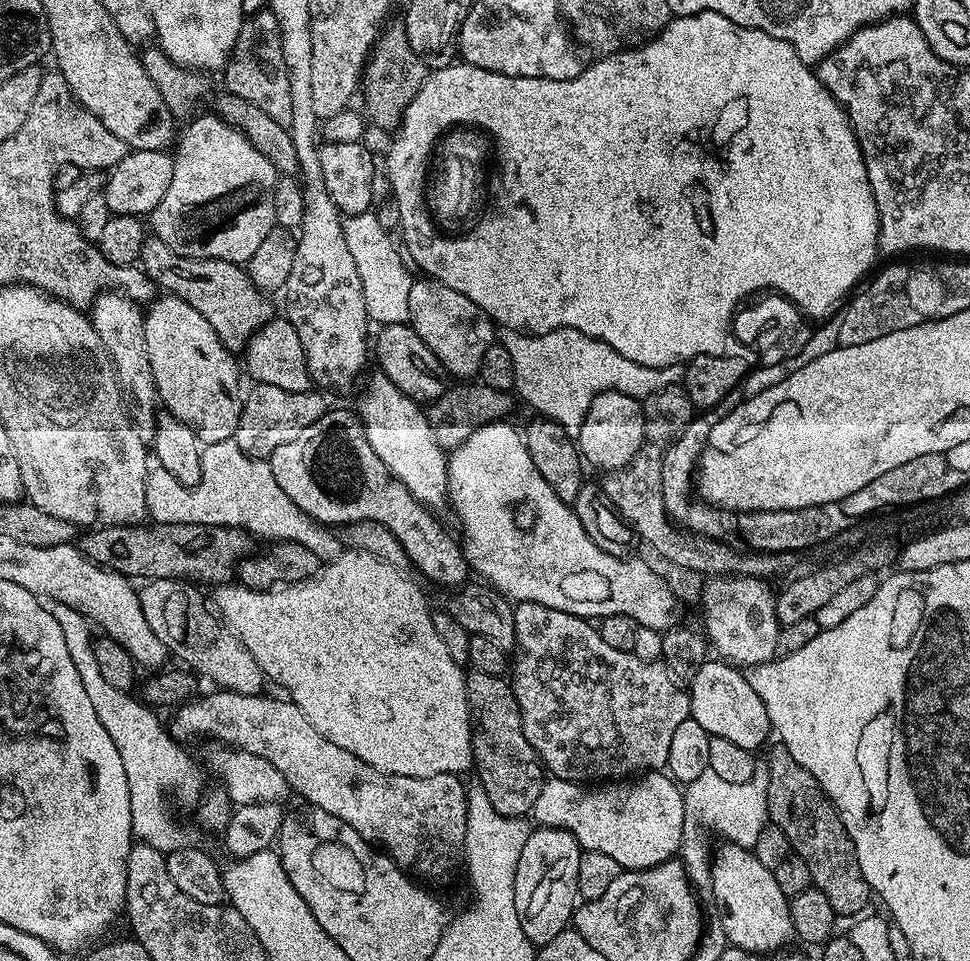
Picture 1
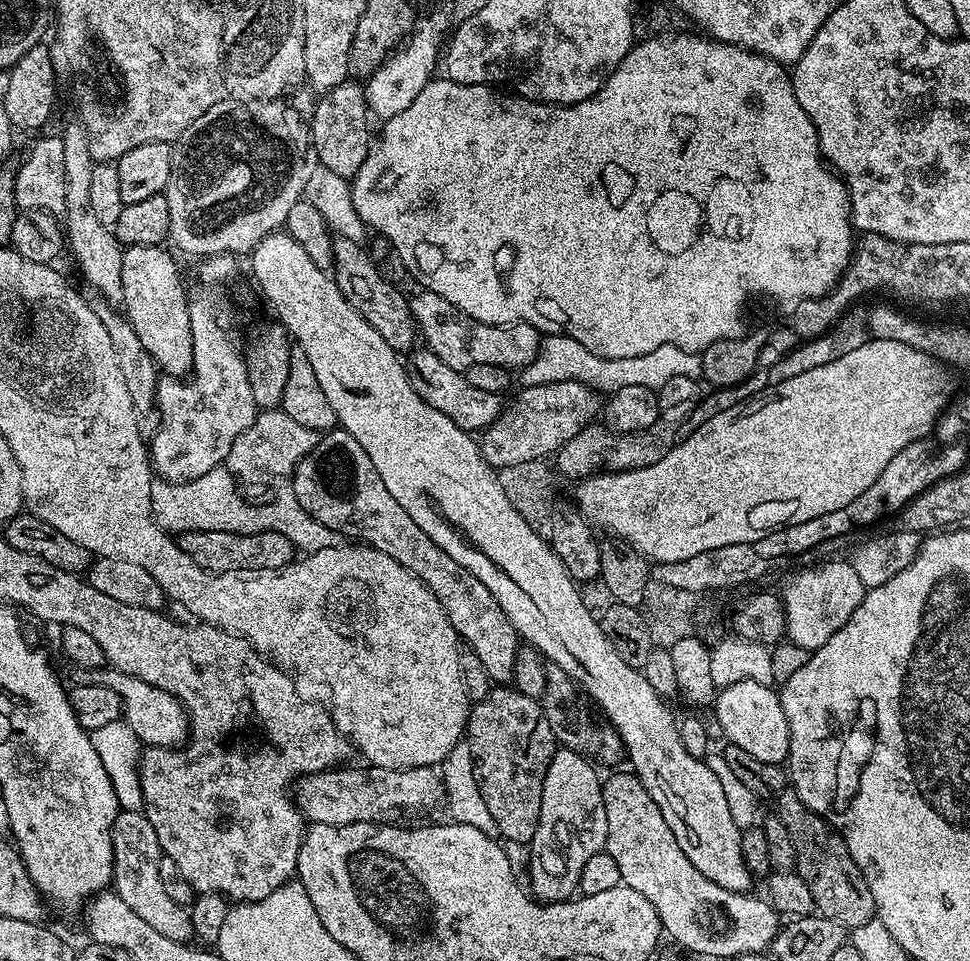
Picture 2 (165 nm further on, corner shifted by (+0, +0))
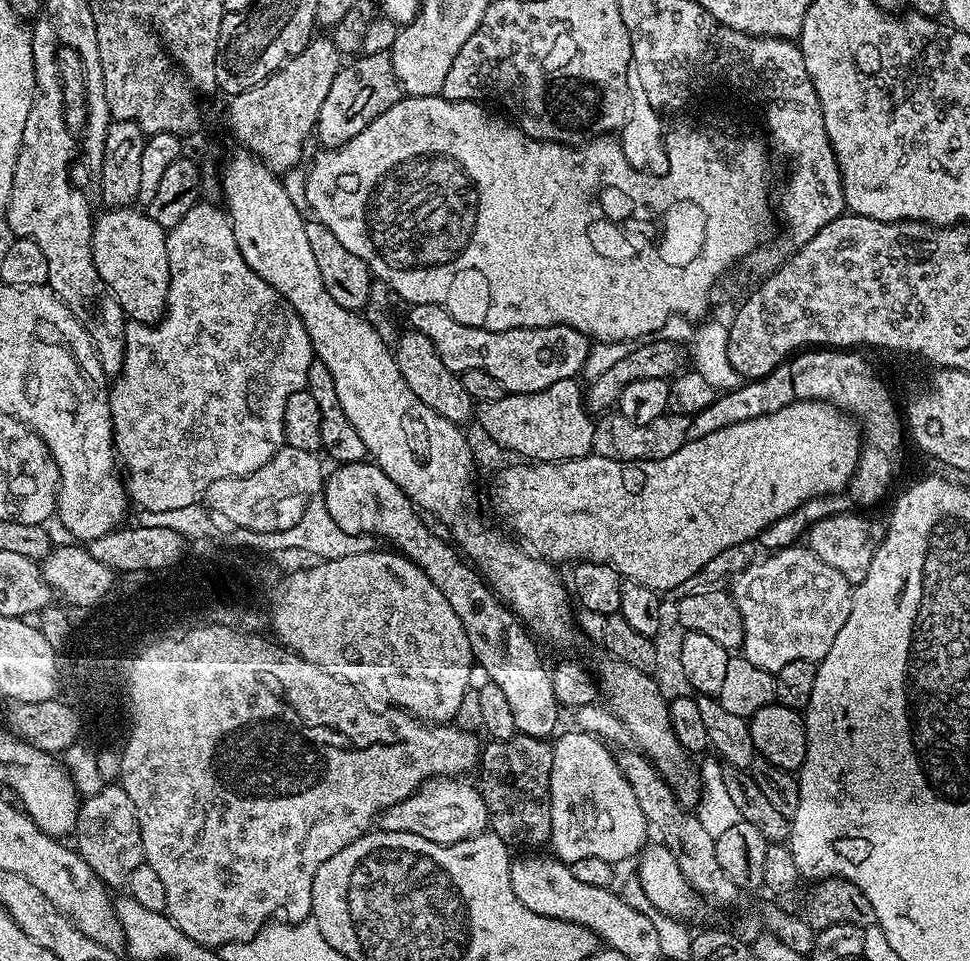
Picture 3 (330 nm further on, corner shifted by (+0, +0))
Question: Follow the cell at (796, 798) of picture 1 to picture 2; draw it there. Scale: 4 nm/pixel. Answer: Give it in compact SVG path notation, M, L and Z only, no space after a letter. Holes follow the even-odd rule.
M785 790L775 797L774 809L786 829L790 832L790 839L797 851L795 872L810 886L810 894L814 896L816 912L830 918L830 922L838 922L846 930L863 926L876 916L874 894L870 894L870 886L866 886L866 878L862 870L854 862L850 850L846 846L844 837L833 828L827 820L811 812L798 794Z

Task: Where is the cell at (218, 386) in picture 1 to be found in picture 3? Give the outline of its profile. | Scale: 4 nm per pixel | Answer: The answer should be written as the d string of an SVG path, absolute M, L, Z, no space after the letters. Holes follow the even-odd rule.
M109 207L101 216L95 217L92 226L92 257L98 274L122 306L125 317L137 324L154 324L164 315L168 307L168 287L170 286L170 262L168 261L168 234L158 226L147 211L135 212L135 207Z

